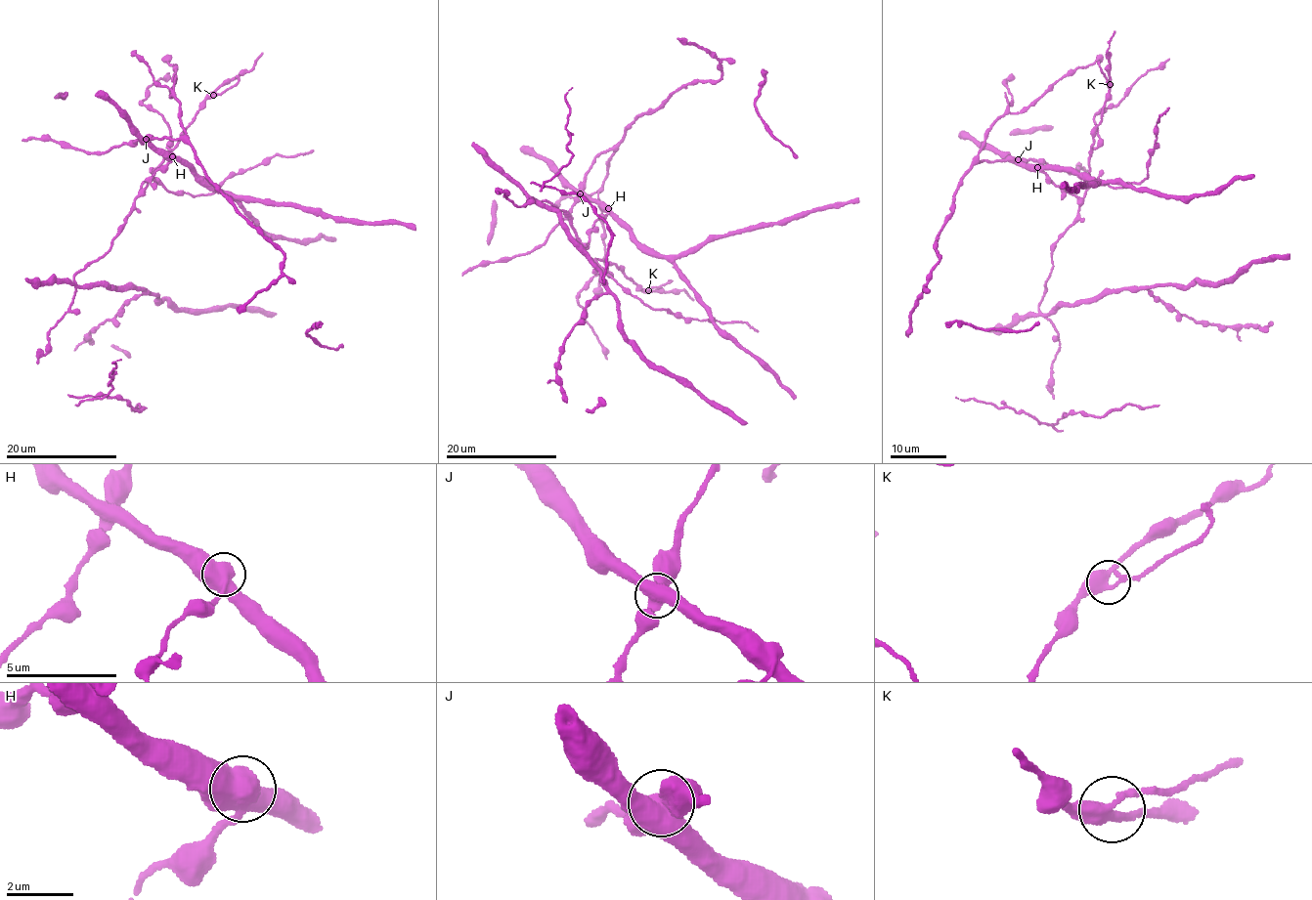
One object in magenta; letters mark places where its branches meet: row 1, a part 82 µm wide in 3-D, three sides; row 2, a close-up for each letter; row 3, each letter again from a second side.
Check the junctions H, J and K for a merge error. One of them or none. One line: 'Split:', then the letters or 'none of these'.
Split: none of these

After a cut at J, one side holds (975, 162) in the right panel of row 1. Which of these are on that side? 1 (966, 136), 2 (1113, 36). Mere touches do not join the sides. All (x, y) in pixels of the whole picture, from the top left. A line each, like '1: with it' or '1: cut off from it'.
1: cut off from it
2: cut off from it

